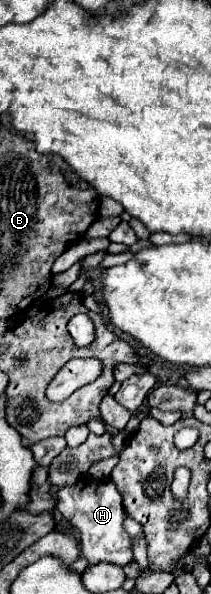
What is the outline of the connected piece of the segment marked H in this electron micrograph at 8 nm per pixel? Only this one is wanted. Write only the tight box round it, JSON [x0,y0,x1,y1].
[57,482,133,566]

